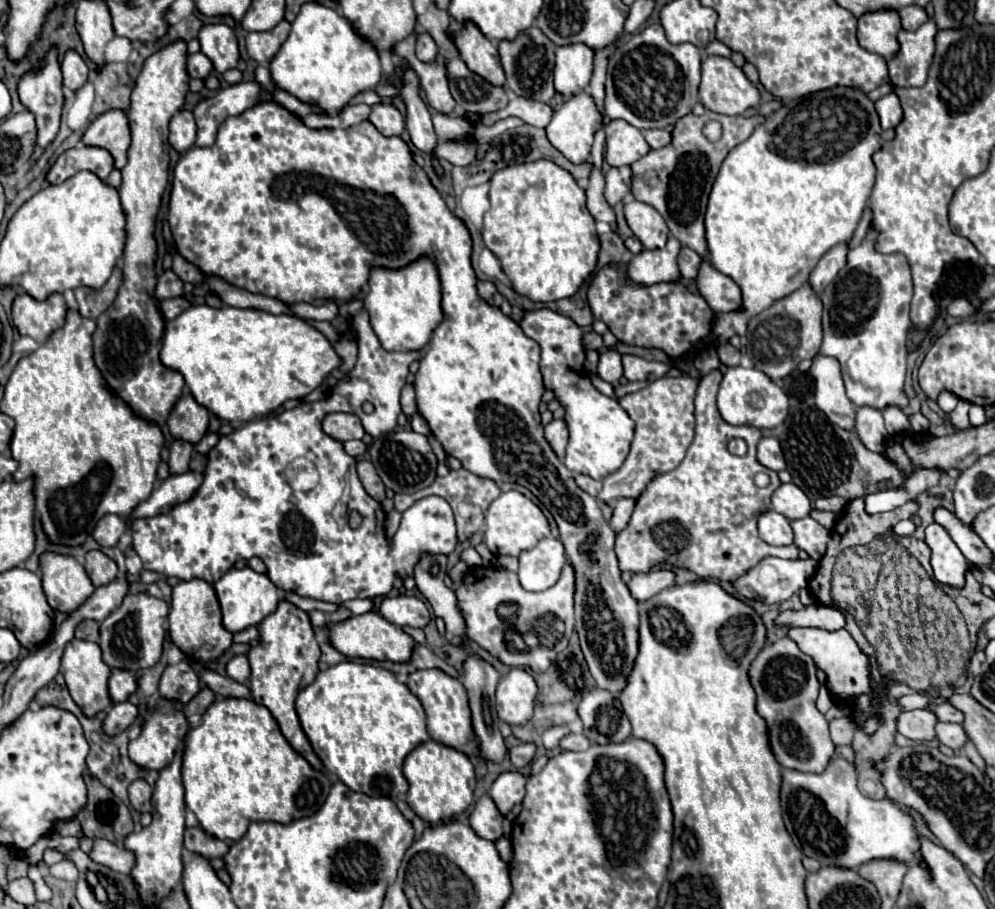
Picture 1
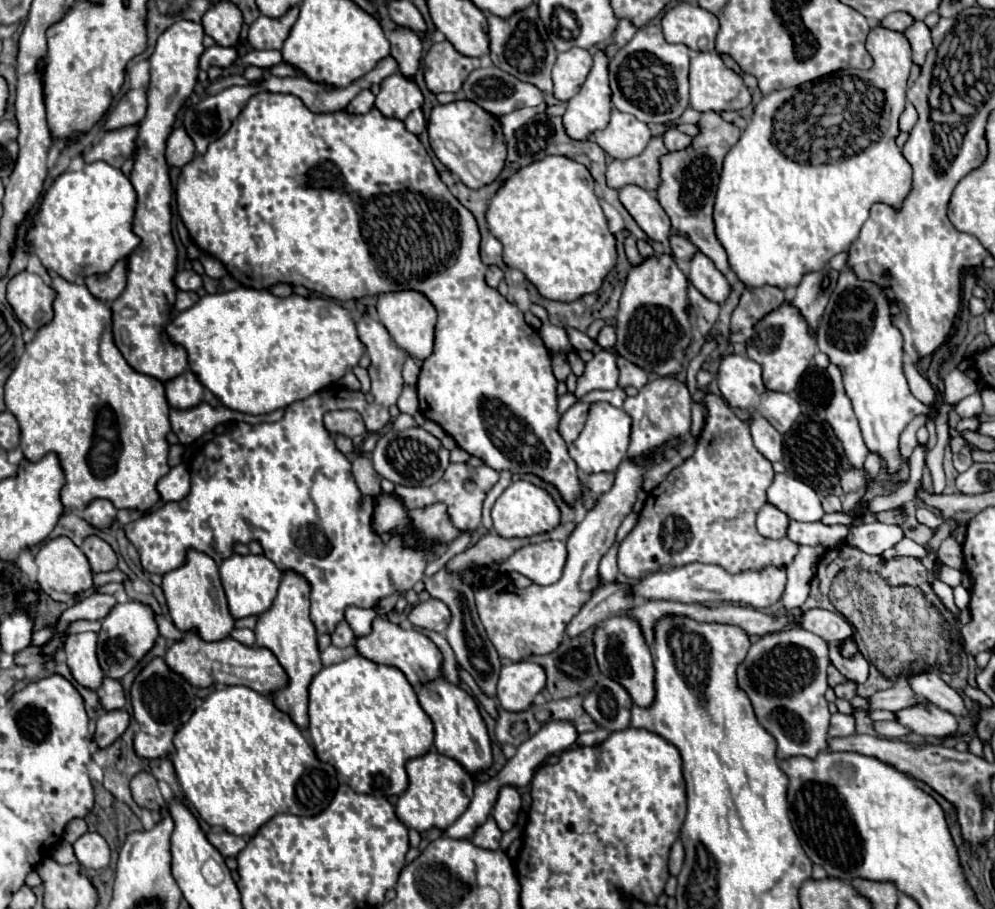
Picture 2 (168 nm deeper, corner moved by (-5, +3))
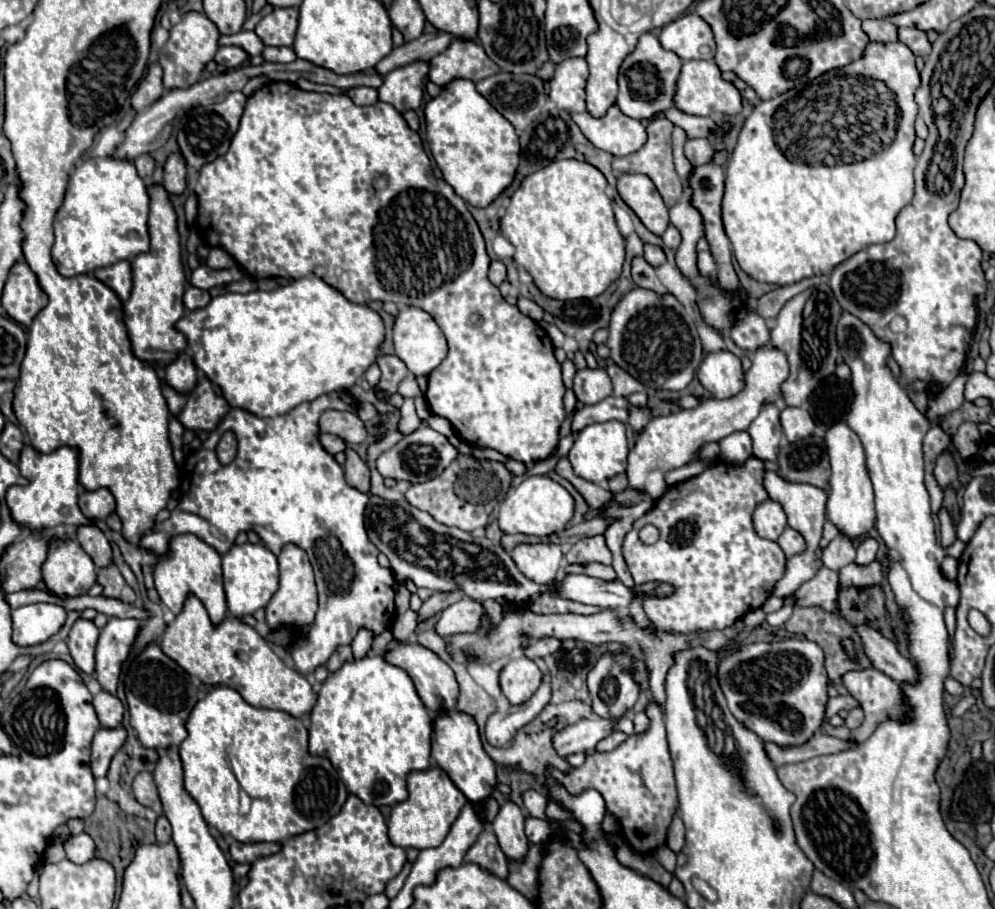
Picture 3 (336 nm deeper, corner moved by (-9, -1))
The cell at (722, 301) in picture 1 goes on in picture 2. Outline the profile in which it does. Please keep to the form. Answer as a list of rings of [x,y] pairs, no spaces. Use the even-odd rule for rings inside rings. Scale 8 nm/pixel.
[[[697,253],[691,261],[691,269],[689,269],[689,281],[711,301],[715,303],[723,303],[729,295],[731,295],[731,283],[727,281],[727,277],[717,271],[715,263],[703,255]]]

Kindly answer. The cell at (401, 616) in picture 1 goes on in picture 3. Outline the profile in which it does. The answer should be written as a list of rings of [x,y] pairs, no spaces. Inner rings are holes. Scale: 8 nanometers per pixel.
[[[463,597],[441,613],[437,633],[441,637],[449,637],[455,633],[471,633],[481,629],[481,623],[485,623],[485,607],[481,607],[479,601]]]

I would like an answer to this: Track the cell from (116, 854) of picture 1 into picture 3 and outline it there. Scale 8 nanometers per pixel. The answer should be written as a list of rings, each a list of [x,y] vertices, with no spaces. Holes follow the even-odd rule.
[[[79,833],[79,835],[69,837],[63,843],[63,847],[65,847],[67,859],[71,859],[73,863],[79,863],[79,865],[87,863],[91,857],[95,857],[95,843],[87,833]]]

